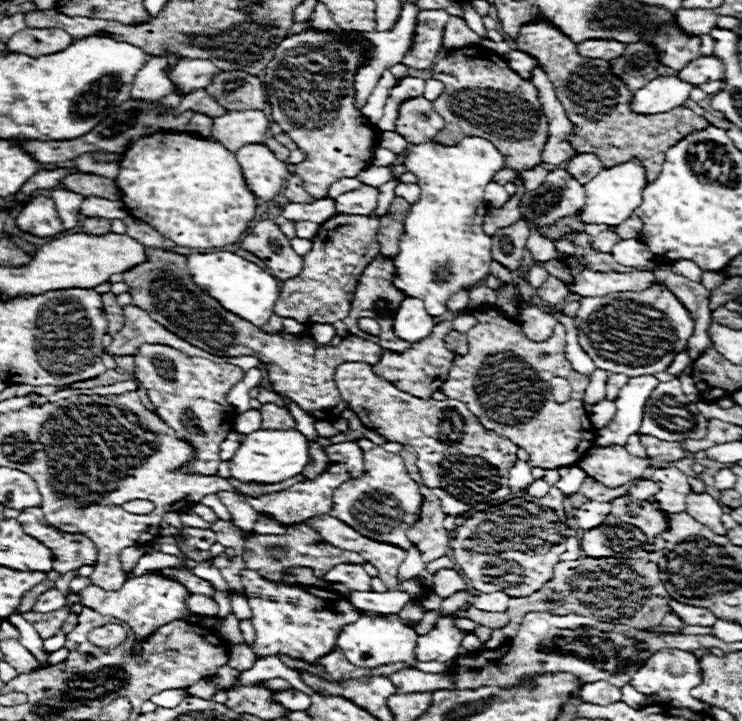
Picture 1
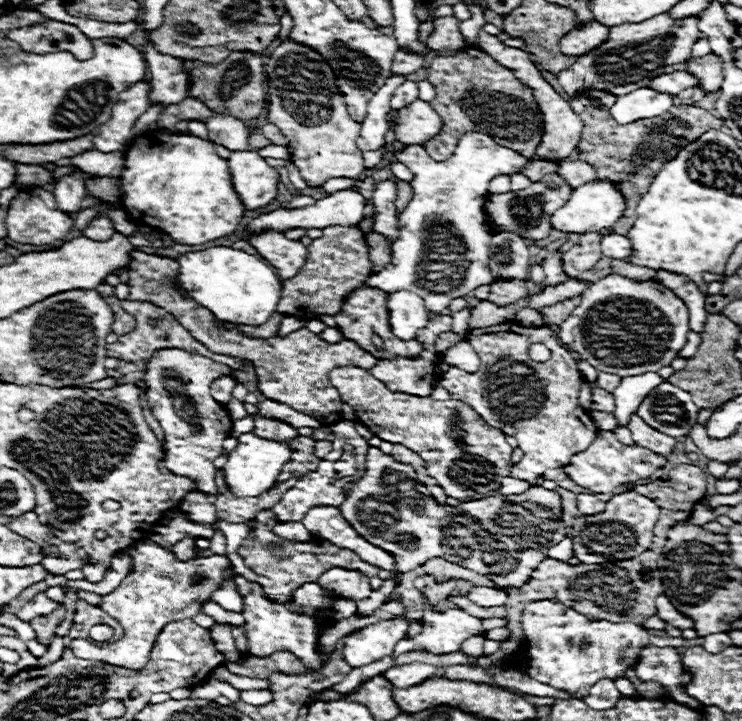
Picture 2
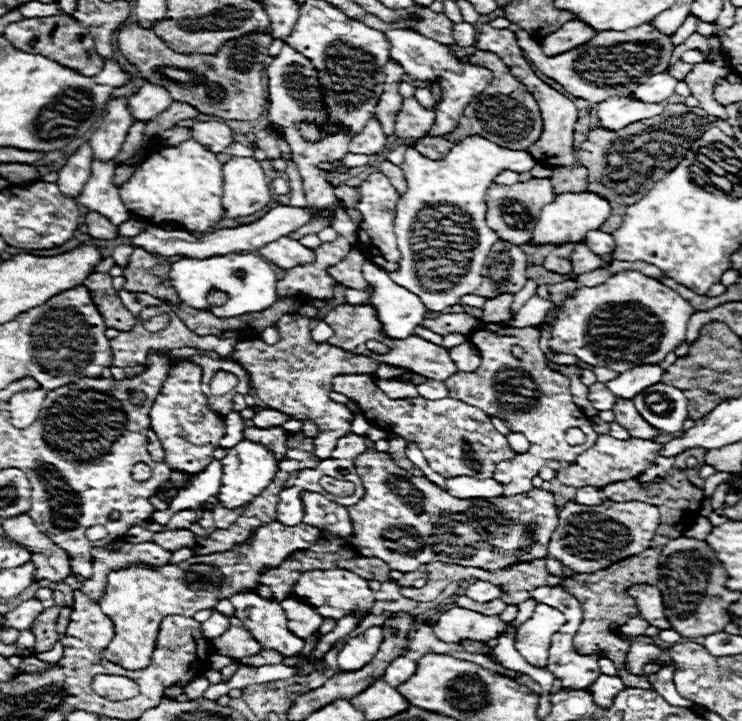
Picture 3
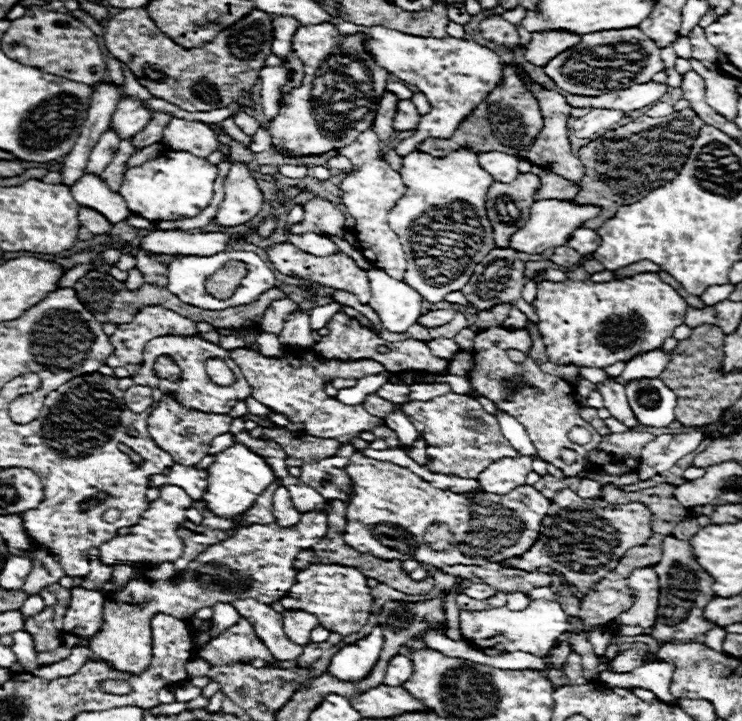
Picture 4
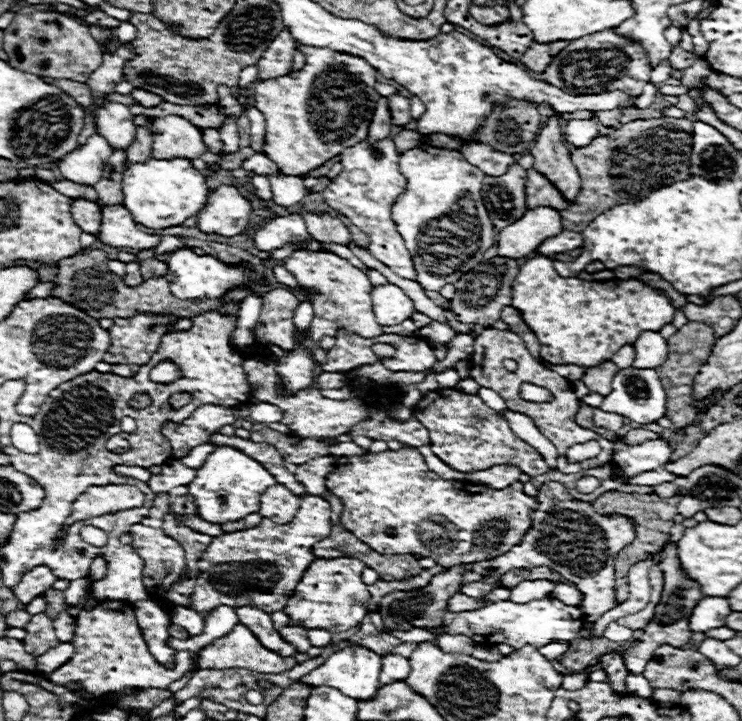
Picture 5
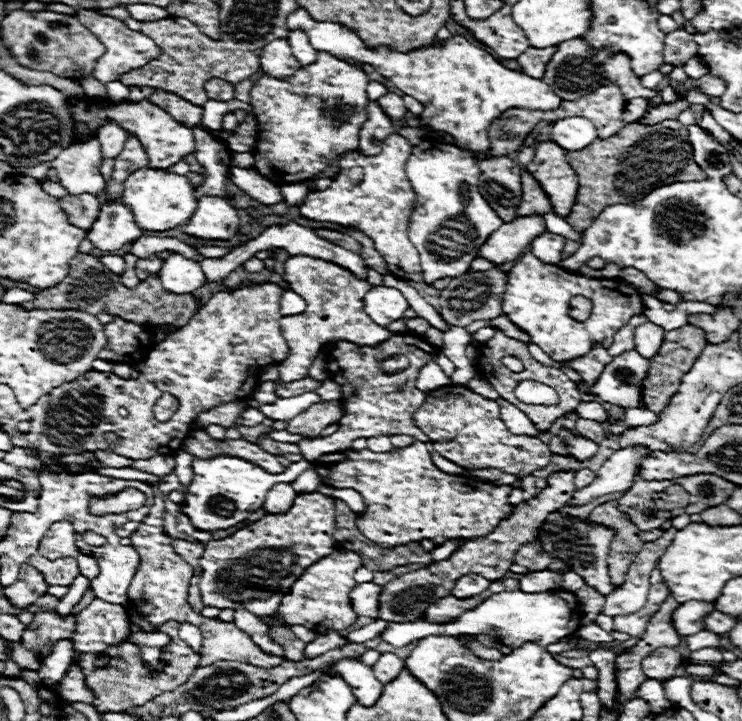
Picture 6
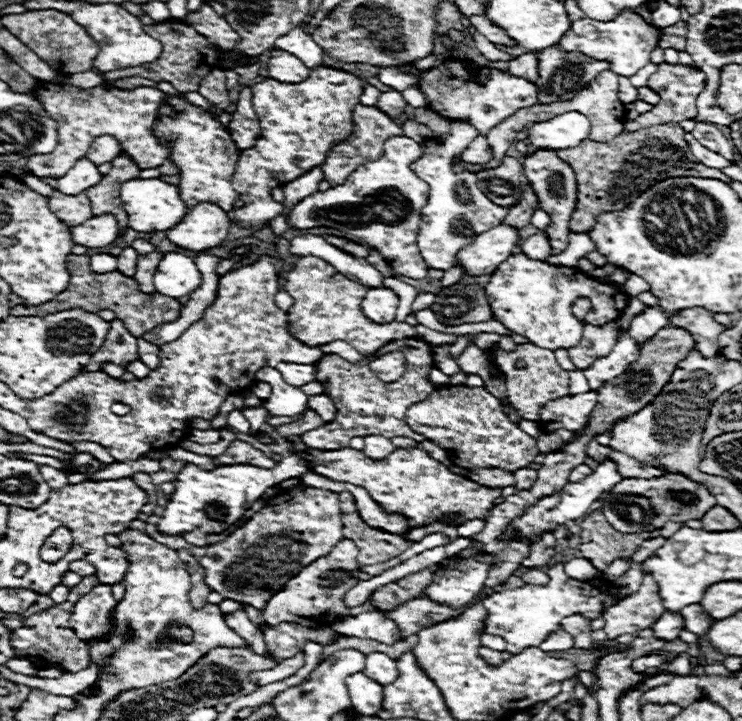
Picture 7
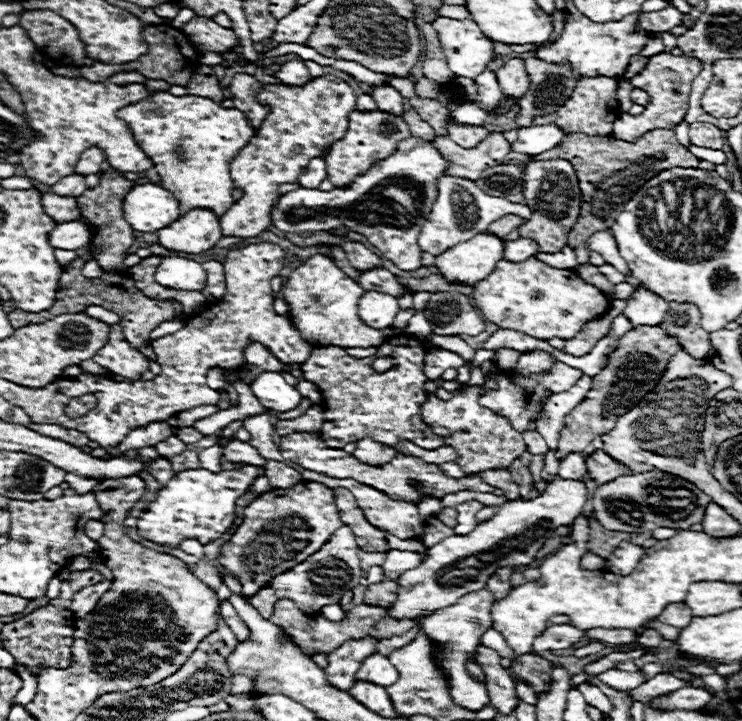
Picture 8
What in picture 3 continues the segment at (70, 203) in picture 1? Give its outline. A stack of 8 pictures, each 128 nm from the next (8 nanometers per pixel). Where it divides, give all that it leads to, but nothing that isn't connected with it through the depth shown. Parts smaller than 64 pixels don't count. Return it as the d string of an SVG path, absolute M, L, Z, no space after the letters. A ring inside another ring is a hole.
M84 144L74 152L68 162L58 170L58 186L66 198L78 198L82 194L84 184L90 178L90 162L92 162L92 148Z

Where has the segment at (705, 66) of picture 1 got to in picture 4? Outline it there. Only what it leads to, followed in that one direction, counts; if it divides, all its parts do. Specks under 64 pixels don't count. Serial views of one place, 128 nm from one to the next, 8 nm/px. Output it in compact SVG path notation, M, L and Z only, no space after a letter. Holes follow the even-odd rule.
M650 80L646 84L636 84L626 90L612 90L598 98L568 94L566 100L574 108L592 106L592 108L612 108L612 110L620 108L624 112L632 112L632 110L640 110L640 108L646 108L646 106L658 102L666 92L668 92L668 84L658 84L658 82Z

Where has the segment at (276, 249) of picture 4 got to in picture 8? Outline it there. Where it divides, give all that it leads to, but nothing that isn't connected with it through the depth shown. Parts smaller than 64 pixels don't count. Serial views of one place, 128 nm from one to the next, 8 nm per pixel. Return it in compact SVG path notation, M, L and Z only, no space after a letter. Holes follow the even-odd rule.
M316 254L310 256L302 266L298 266L282 286L282 296L288 302L288 316L296 330L304 336L306 342L314 346L352 346L352 348L370 348L380 346L394 336L394 330L372 330L364 326L356 314L356 302L364 290L346 276L330 258Z

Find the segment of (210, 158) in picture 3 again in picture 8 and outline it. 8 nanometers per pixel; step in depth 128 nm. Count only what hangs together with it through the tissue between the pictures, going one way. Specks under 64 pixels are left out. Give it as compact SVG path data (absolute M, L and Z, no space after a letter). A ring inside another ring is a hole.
M146 182L124 196L124 218L138 232L156 232L180 218L180 204L166 188Z

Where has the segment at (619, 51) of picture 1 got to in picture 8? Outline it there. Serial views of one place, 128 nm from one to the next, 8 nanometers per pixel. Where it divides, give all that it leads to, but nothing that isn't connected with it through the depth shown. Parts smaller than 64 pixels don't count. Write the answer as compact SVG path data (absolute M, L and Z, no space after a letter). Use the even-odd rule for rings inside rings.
M512 58L508 60L498 72L498 84L500 84L500 90L504 94L510 94L510 96L522 96L528 86L530 86L530 78L528 78L528 72L526 72L526 64L522 58Z

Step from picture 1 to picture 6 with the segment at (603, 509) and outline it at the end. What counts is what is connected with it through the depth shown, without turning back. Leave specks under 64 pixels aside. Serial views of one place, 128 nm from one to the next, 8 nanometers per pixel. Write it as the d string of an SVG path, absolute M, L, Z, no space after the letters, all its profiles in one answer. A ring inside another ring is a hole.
M584 468L584 470L576 472L576 476L574 476L574 484L576 484L576 488L580 490L580 488L586 488L586 486L590 486L590 484L594 482L594 478L596 478L596 474Z

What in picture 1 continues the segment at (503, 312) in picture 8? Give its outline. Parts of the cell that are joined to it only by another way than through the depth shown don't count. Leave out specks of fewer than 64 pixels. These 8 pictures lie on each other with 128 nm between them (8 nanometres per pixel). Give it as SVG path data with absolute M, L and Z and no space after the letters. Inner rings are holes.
M662 284L640 292L582 298L576 314L578 342L594 364L626 376L664 372L694 334L694 320L686 306Z

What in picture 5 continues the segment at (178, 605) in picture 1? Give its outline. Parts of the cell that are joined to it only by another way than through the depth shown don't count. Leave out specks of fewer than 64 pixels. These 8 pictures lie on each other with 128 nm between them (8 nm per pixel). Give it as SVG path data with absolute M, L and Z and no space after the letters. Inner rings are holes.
M304 496L296 518L288 524L262 518L254 528L216 536L198 560L200 574L190 594L190 608L210 612L218 606L260 606L270 614L284 610L286 600L314 560L312 546L330 536L330 526L330 504L320 496ZM100 602L94 610L82 612L72 646L76 648L74 656L62 664L58 670L48 674L50 682L80 682L90 694L112 692L120 688L168 688L174 680L179 680L191 670L192 658L189 651L177 651L174 669L156 666L154 656L148 652L148 646L142 646L142 630L136 622L136 612L126 602Z

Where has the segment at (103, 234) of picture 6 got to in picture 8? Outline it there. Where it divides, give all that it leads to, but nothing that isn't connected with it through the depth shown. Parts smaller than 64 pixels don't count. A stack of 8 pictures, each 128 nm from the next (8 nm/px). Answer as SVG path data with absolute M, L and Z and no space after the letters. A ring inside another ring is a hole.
M74 220L66 224L56 224L56 230L52 230L52 246L62 250L78 250L88 248L94 240L94 230L84 220Z

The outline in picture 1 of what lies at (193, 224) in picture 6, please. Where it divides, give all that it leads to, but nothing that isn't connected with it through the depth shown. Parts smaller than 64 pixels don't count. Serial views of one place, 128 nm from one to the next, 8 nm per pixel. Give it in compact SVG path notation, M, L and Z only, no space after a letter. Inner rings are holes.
M246 144L236 152L236 160L248 178L248 188L260 200L272 200L286 182L286 164L264 144Z

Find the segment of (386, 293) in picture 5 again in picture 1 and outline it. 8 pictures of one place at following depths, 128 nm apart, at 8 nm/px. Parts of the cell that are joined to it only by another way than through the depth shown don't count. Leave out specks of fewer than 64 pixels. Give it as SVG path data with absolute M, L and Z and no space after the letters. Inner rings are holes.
M406 298L394 318L394 334L410 344L430 336L434 326L434 318L426 312L424 302L418 298Z

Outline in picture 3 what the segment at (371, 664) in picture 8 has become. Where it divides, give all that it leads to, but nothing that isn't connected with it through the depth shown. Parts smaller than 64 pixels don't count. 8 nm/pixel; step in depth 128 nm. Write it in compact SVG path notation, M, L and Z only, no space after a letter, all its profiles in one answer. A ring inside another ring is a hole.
M398 656L396 660L392 660L392 664L386 668L386 672L384 672L384 682L388 682L390 686L400 686L400 684L404 684L412 674L416 674L416 668L418 668L418 664L416 662L412 662L410 658L406 658L406 656Z

